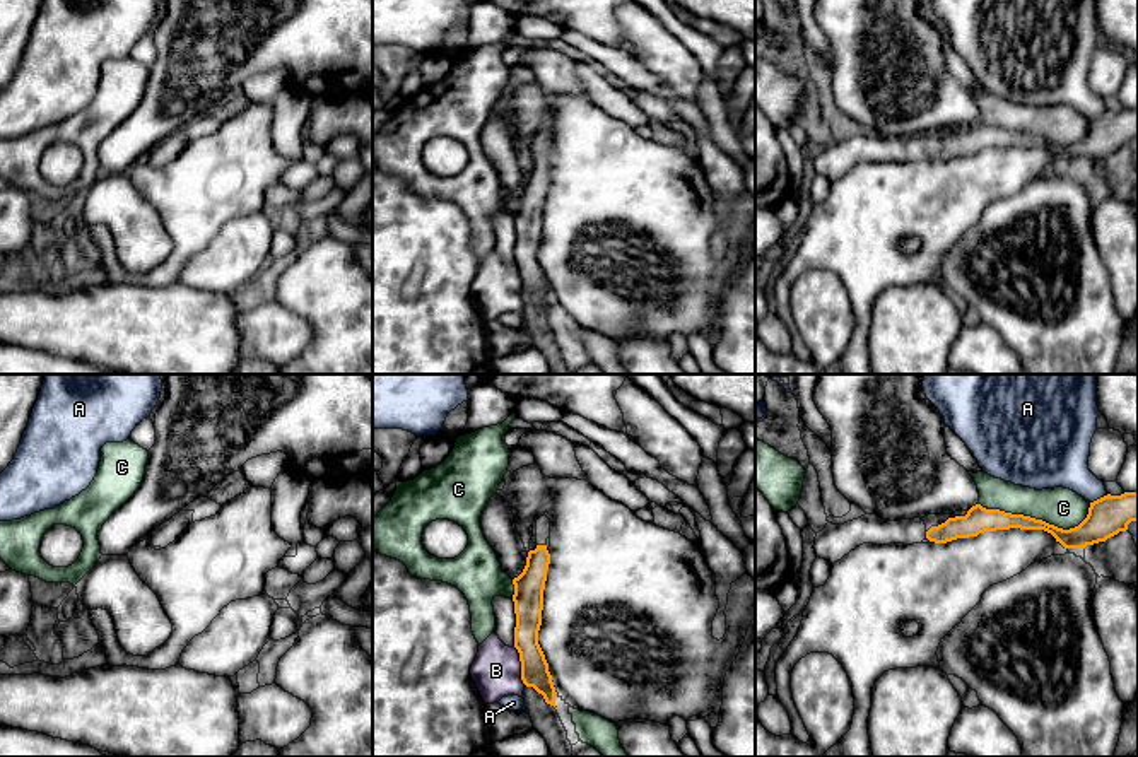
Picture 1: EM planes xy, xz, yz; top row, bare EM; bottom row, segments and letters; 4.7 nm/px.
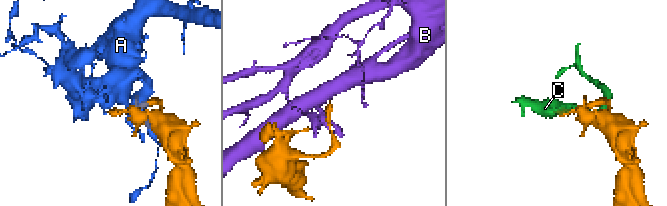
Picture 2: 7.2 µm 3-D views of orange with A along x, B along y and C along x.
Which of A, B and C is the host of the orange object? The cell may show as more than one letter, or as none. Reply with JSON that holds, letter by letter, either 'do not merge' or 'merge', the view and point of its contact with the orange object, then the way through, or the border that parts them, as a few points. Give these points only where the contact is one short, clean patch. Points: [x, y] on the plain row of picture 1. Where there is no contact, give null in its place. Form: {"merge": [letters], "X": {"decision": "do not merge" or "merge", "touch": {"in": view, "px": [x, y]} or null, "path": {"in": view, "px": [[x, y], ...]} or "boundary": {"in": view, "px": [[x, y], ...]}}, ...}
{"merge": [], "A": {"decision": "do not merge", "touch": {"in": "yz", "px": [1101, 115]}}, "B": {"decision": "do not merge", "touch": {"in": "xz", "px": [522, 282]}, "boundary": {"in": "xz", "px": [[515, 264], [520, 274], [520, 296], [525, 301]]}}, "C": {"decision": "do not merge", "touch": {"in": "yz", "px": [1043, 139]}}}

